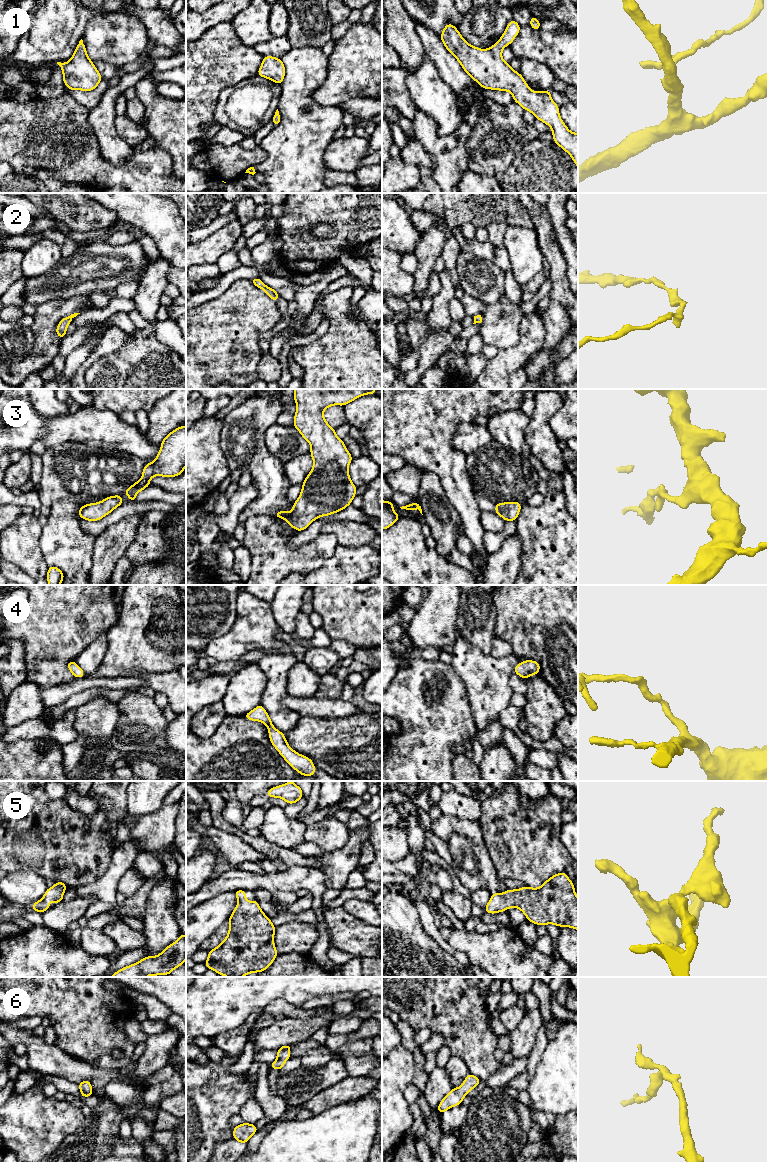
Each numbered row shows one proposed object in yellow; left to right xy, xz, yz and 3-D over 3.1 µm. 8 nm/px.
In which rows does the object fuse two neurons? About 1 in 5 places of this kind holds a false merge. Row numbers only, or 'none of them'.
none of them

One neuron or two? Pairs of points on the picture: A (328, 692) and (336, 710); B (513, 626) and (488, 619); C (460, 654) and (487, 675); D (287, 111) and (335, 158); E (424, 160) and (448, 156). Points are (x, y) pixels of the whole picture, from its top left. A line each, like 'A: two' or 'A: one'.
A: two
B: two
C: one
D: two
E: two

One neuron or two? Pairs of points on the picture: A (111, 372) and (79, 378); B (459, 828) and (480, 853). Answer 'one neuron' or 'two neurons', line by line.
A: two neurons
B: two neurons

